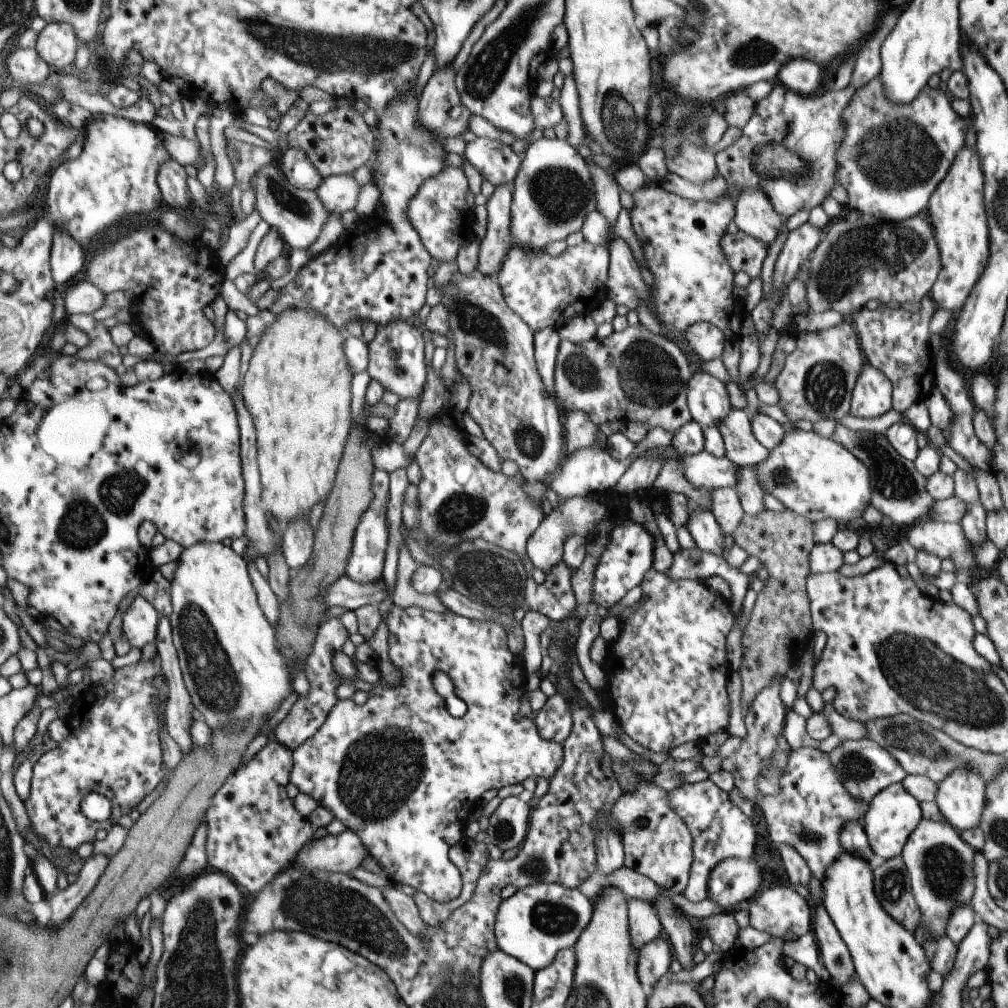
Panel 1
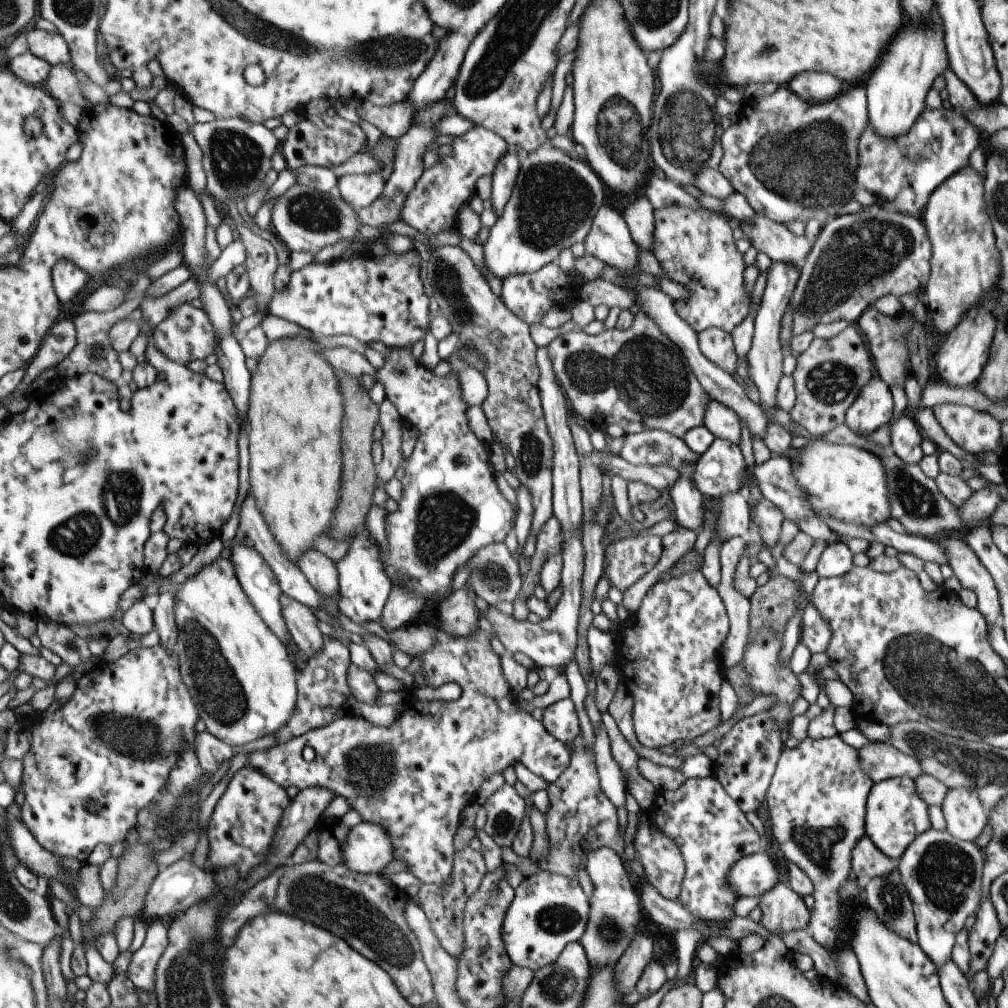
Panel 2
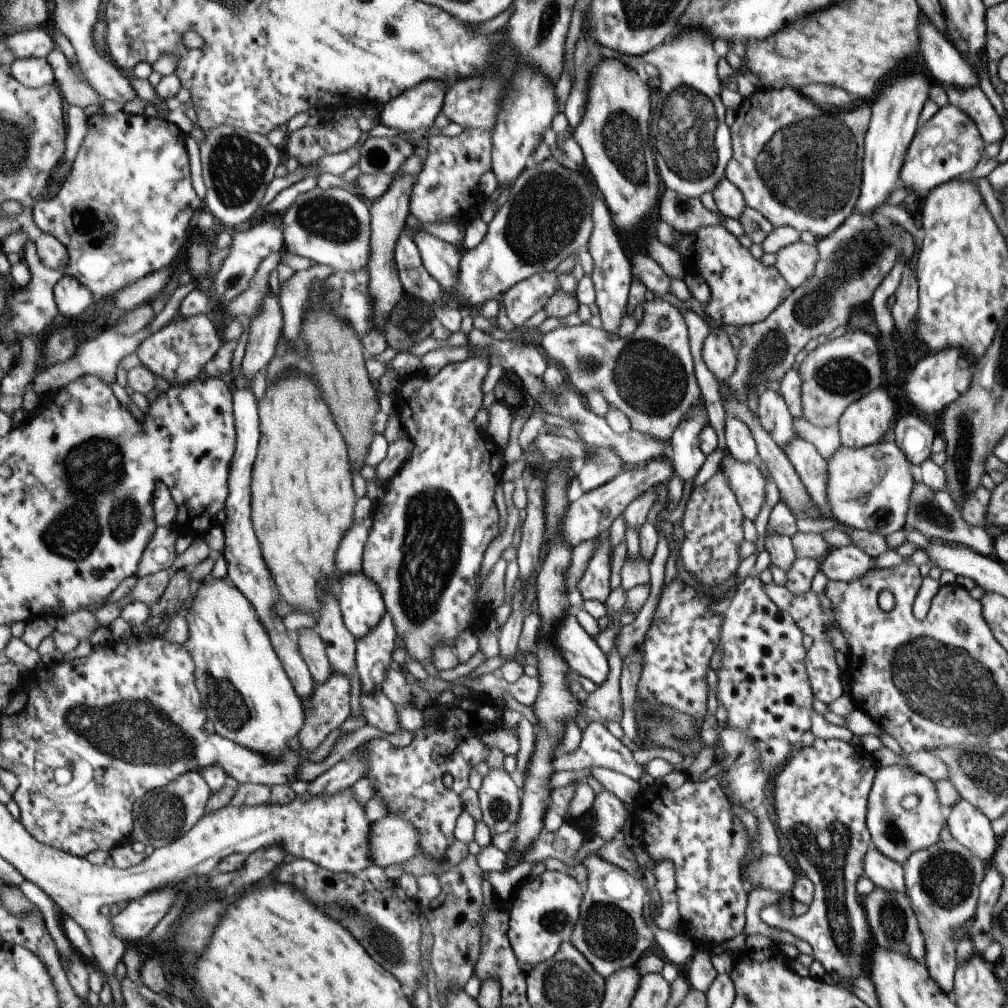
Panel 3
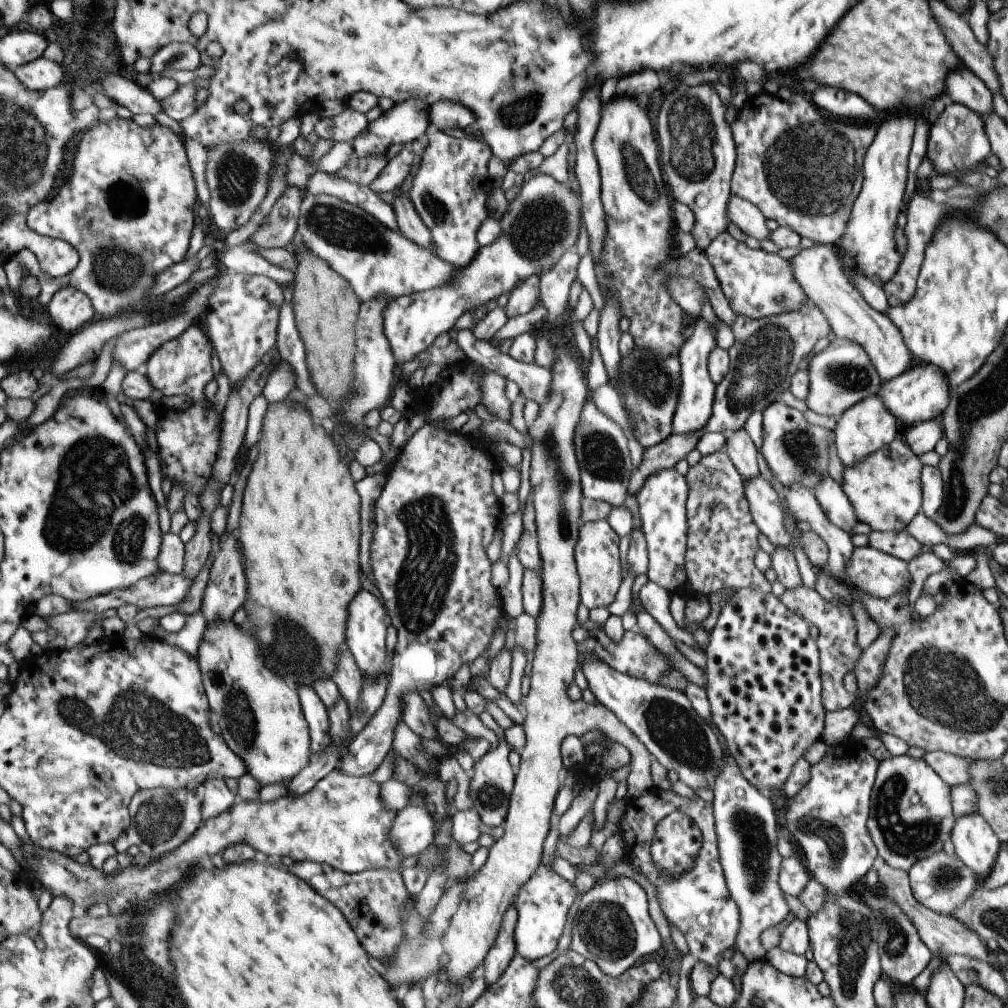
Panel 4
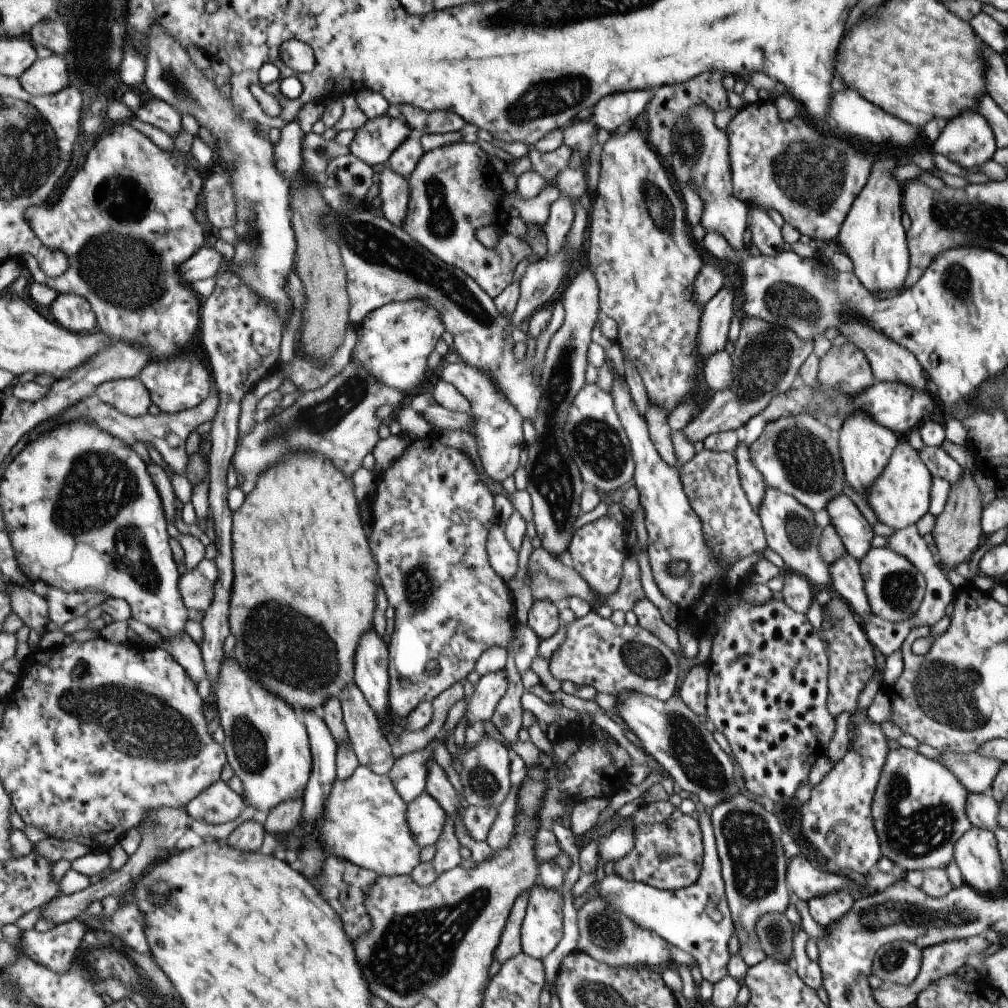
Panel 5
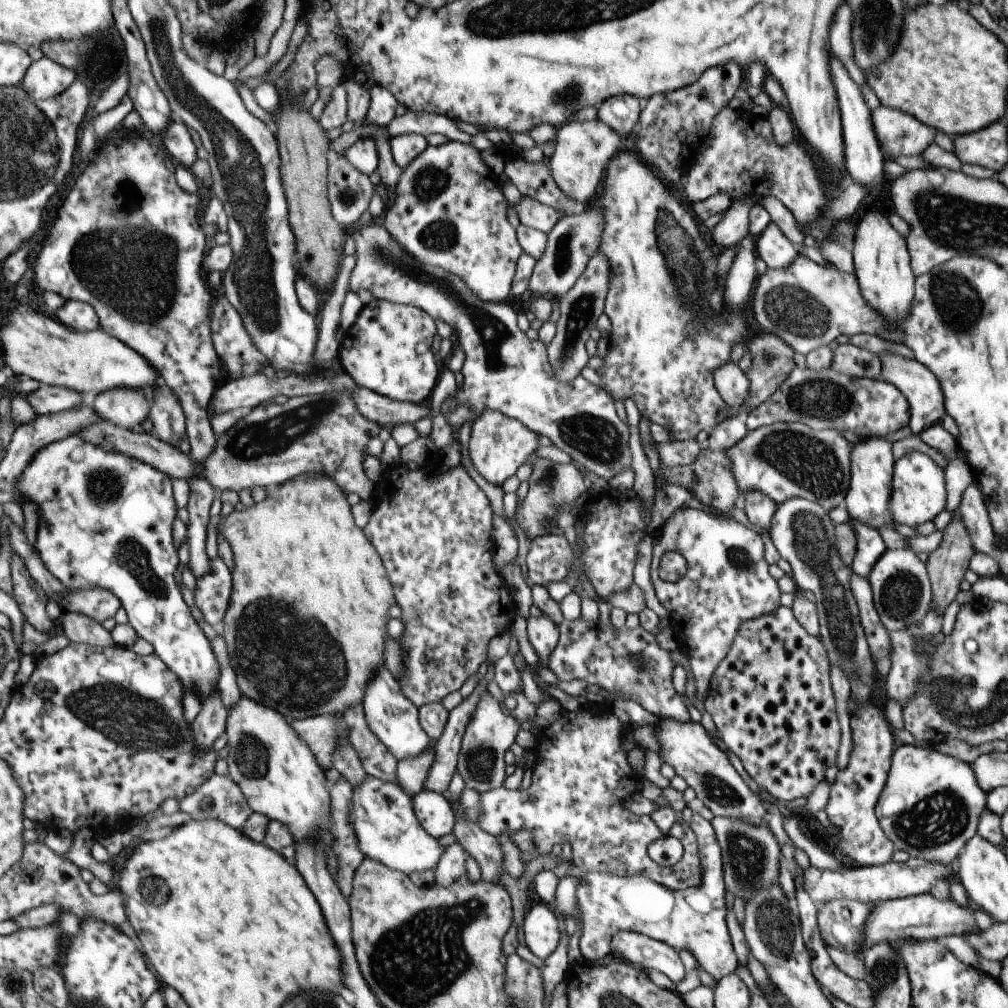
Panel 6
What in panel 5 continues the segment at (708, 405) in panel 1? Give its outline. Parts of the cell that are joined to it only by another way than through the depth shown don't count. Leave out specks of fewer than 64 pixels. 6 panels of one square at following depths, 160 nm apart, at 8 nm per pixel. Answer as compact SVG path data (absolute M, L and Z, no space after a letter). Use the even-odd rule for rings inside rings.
M738 442L733 451L741 488L745 493L747 502L749 502L751 508L756 512L763 498L766 484L750 459L748 447L745 443Z

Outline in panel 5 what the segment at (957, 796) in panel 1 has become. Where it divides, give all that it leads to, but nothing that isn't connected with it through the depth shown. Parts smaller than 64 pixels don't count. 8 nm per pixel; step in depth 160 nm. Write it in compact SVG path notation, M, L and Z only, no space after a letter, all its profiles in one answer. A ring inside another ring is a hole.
M969 827L955 842L952 859L958 866L962 882L986 895L997 895L1007 890L1007 875L999 858L994 833L990 830Z

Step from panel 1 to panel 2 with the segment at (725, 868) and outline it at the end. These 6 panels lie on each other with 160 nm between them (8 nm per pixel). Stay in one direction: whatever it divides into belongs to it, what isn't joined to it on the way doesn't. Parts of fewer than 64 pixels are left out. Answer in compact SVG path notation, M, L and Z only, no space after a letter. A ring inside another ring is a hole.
M764 853L741 857L728 870L728 885L737 897L758 897L777 882L777 872Z

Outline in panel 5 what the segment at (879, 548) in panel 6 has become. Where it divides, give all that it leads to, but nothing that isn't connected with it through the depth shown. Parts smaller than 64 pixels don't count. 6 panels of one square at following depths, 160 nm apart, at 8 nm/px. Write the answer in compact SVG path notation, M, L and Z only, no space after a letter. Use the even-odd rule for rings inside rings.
M842 492L834 496L824 509L829 517L829 525L836 530L844 549L859 562L869 550L869 542L874 536L870 524Z

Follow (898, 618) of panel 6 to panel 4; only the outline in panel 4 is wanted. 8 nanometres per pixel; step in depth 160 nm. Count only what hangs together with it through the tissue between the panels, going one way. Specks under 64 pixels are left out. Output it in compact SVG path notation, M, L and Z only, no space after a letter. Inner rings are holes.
M869 544L853 547L849 560L845 563L843 577L847 577L849 587L857 587L867 594L884 599L896 592L907 591L911 582L905 560L899 560L884 552L875 550Z

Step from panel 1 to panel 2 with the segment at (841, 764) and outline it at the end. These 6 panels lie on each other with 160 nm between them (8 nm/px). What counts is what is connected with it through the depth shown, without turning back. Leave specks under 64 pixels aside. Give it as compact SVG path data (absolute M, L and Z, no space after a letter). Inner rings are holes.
M868 741L856 753L860 767L872 783L893 777L914 779L921 774L915 758L899 752L888 742Z

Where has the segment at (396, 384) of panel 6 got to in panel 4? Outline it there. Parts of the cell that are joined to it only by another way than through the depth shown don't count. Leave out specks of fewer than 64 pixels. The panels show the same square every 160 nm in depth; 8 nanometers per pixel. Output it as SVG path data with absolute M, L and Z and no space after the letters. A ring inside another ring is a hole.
M545 173L531 175L523 180L518 195L509 203L508 211L499 220L502 228L499 238L493 244L481 247L479 254L468 267L463 270L457 269L454 282L391 300L384 312L385 332L392 344L398 364L427 356L427 348L437 340L437 336L449 332L465 312L483 307L502 297L501 294L511 294L521 280L524 281L531 275L541 276L561 258L565 251L575 246L579 228L583 223L579 196L571 191L568 184L564 185Z

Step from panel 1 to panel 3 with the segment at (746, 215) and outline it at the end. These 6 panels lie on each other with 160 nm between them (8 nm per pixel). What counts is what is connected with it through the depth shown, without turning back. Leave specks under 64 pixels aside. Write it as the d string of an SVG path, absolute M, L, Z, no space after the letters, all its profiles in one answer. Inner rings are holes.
M796 240L787 246L782 246L774 252L774 267L791 290L801 286L809 276L817 262L817 249L811 244Z

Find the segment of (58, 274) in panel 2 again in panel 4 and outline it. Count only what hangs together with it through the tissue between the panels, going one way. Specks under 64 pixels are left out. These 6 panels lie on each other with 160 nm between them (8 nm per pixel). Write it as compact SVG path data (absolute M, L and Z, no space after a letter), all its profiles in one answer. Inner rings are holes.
M69 286L63 287L53 297L47 310L51 312L53 320L69 332L81 330L81 326L96 320L98 316L89 295L81 289Z

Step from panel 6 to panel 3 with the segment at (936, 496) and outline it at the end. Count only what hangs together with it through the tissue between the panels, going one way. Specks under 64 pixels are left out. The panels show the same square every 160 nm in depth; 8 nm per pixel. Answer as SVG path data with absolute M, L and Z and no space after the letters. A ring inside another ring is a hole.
M894 442L875 443L863 448L847 448L839 445L826 462L825 500L831 518L853 529L866 530L886 537L905 527L904 514L908 508L908 496L914 483L909 473L909 462Z

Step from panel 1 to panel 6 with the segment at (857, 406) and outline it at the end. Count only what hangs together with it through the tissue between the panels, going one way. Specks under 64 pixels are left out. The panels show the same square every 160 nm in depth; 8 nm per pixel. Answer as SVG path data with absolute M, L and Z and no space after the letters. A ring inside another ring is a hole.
M869 437L867 440L853 443L850 450L850 479L843 506L846 507L851 519L877 530L883 525L891 525L893 528L896 525L888 510L890 482L895 459L891 445L892 443L883 438Z

